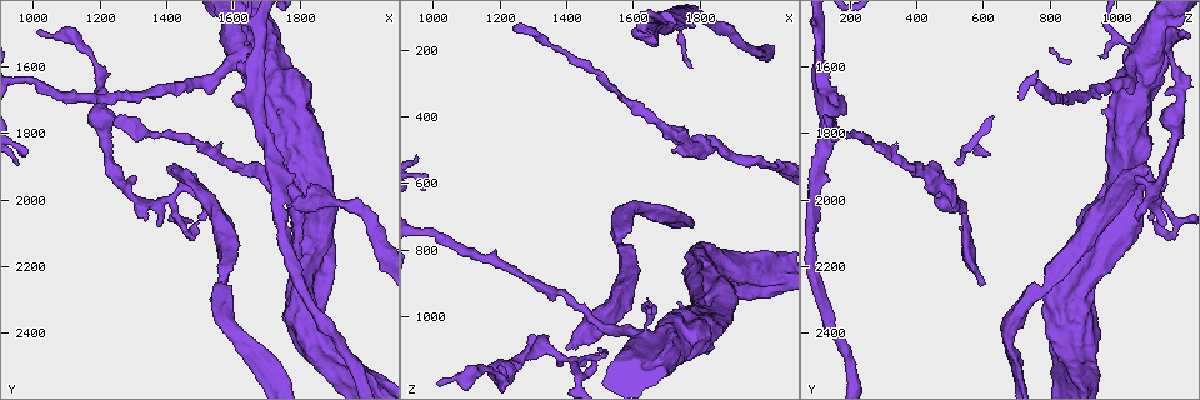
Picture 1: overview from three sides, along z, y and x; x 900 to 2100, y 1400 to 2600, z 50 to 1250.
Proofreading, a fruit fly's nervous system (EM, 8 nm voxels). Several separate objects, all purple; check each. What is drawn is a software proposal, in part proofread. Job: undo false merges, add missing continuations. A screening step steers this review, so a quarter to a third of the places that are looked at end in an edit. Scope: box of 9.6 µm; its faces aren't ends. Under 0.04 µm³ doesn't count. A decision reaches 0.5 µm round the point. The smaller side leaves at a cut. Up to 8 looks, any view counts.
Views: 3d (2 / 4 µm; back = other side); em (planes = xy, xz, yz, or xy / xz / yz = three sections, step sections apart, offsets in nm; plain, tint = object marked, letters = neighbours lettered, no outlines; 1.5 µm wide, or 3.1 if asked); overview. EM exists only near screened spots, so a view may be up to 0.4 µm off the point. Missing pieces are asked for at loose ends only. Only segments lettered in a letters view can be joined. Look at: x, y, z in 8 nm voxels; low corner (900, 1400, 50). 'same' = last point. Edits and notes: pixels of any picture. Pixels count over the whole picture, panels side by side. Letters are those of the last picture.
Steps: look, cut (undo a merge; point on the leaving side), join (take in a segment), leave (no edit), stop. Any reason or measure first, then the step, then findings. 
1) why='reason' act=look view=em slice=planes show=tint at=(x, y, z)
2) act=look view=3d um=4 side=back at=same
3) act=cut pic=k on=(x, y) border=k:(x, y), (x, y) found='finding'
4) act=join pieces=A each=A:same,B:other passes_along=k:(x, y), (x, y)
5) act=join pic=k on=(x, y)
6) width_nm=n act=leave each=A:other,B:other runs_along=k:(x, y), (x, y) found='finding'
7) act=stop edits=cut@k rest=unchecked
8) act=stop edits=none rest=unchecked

why='an open end' act=look view=em slice=yz step=8 show=tint at=(1640, 1580, 150)

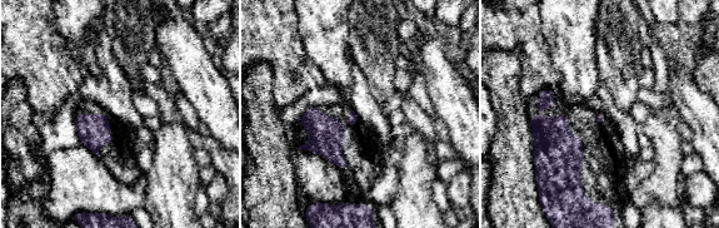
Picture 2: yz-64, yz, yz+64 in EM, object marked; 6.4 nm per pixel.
act=look view=em slice=planes show=letters at=same

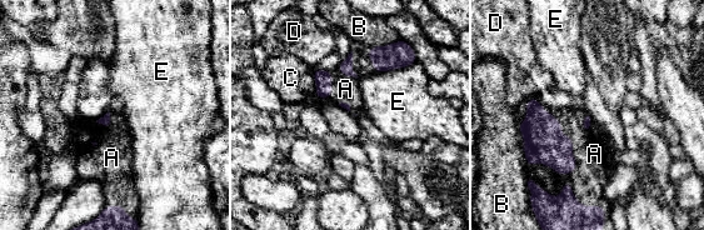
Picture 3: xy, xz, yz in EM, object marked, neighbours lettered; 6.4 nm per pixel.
act=join pieces=A each=A:same,B:other,C:other,D:other,E:other found='it goes on there'

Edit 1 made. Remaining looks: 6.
act=look view=overview

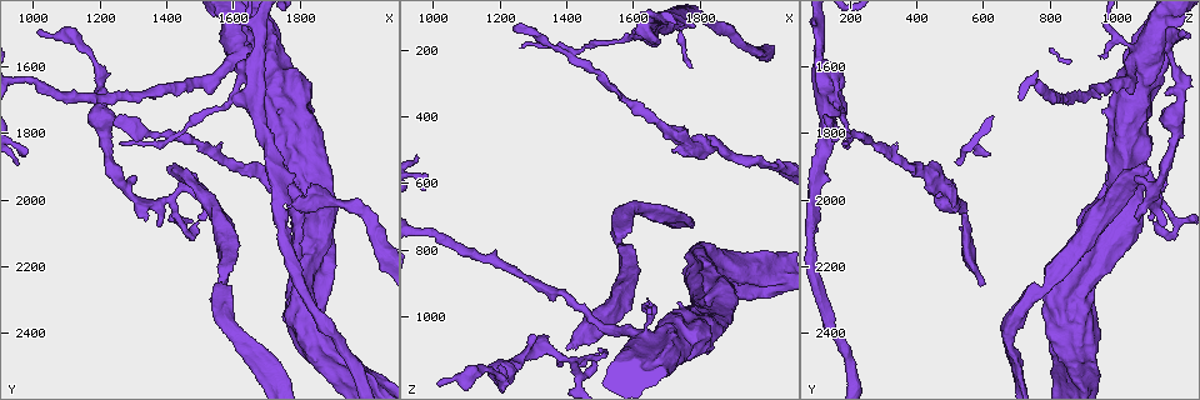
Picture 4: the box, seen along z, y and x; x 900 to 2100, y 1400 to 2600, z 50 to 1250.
why='thin end' act=look view=3d um=4 at=(1640, 1570, 970)

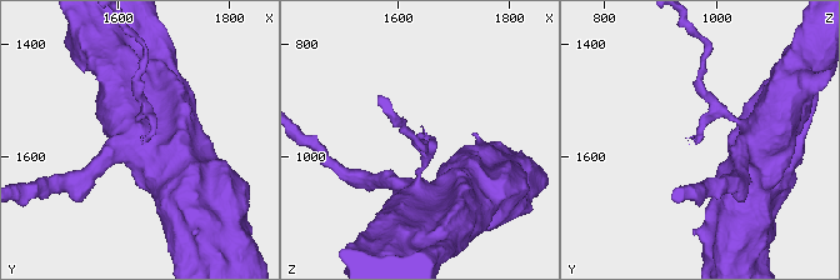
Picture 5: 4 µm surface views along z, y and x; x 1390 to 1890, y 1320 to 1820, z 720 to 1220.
act=look view=em slice=planes show=letters at=(1640, 1570, 970)

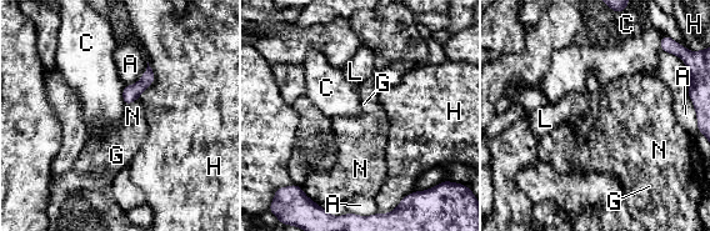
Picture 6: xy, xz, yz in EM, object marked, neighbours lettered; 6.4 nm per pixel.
act=leave each=A:other,C:other,G:other,H:other,L:other,N:other found='none of them fits'

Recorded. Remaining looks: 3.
act=look view=em slice=planes show=letters at=(1830, 1950, 480)

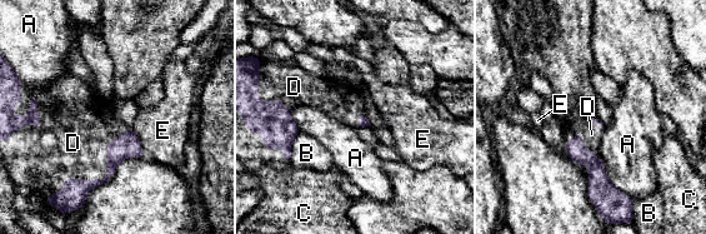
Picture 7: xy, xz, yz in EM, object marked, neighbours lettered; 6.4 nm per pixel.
act=join pieces=D each=A:other,B:other,C:other,D:same,E:other passes_along=7:(75, 192), (105, 169), (75, 144) found='the cell continues'

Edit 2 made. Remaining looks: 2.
act=stop edits=join@3,join@7 rest=unchecked

